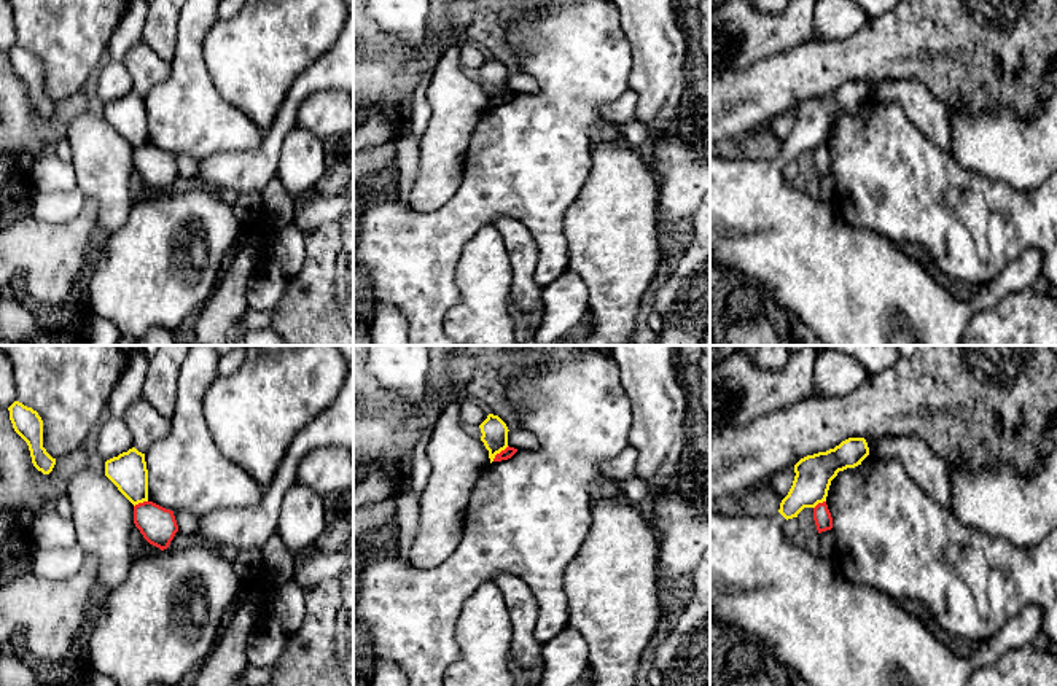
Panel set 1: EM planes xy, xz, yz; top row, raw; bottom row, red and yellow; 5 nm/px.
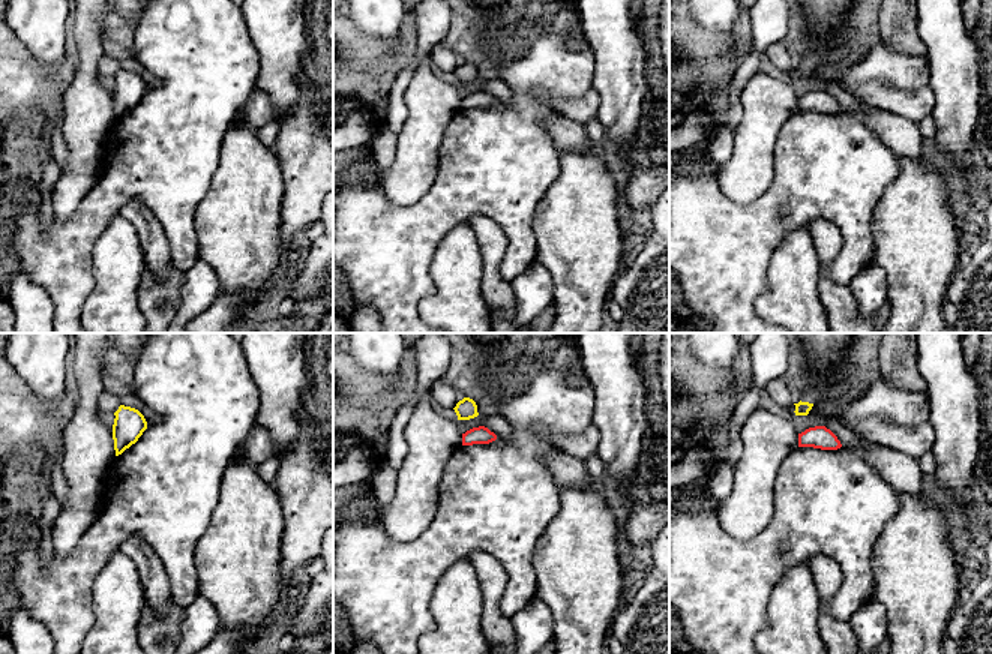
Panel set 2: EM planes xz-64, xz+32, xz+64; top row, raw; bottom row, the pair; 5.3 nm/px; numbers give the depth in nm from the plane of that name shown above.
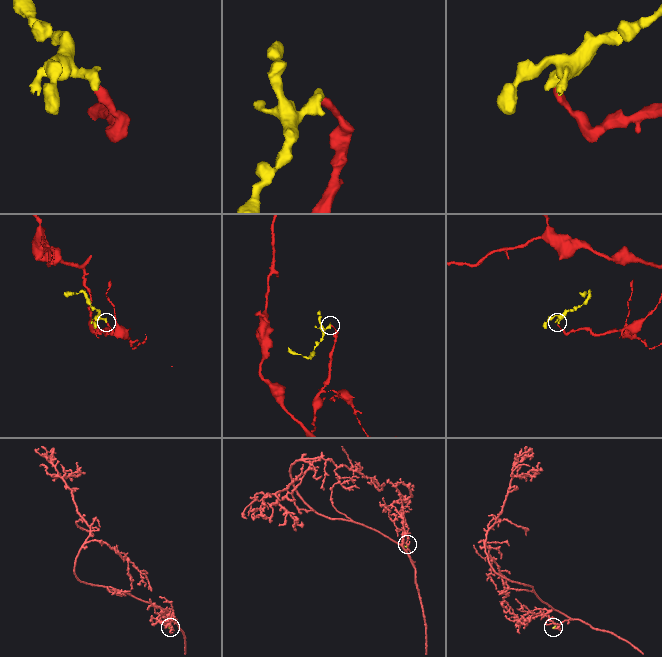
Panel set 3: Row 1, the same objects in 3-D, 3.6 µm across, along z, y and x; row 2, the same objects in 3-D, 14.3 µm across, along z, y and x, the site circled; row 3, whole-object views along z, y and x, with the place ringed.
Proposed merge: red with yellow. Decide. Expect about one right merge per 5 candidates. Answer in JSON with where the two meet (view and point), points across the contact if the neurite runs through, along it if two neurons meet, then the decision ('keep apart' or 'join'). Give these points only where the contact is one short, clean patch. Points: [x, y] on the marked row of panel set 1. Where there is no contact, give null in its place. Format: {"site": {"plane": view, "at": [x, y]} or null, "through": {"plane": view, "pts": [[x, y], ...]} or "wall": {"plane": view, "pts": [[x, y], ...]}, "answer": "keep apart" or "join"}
{"site": {"plane": "xz", "at": [500, 452]}, "wall": {"plane": "xz", "pts": [[508, 446], [492, 460]]}, "answer": "keep apart"}

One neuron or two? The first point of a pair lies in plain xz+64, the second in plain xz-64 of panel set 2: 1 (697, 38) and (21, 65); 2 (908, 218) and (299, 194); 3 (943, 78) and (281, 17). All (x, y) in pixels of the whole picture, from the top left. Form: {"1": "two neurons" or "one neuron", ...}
{"1": "one neuron", "2": "two neurons", "3": "one neuron"}

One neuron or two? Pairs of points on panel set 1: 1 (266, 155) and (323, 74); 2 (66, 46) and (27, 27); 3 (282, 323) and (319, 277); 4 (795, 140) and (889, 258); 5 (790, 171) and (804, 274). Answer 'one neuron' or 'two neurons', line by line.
1: one neuron
2: one neuron
3: one neuron
4: one neuron
5: two neurons

